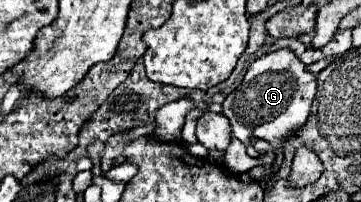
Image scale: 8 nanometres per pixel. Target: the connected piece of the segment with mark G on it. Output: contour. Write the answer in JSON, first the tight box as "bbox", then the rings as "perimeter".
{"bbox":[222,49,316,147],"perimeter":[[[278,49],[252,61],[242,83],[224,99],[222,113],[230,119],[232,135],[242,143],[248,143],[250,137],[260,137],[280,147],[284,137],[306,123],[314,93],[316,75],[308,71],[292,49]]]}

